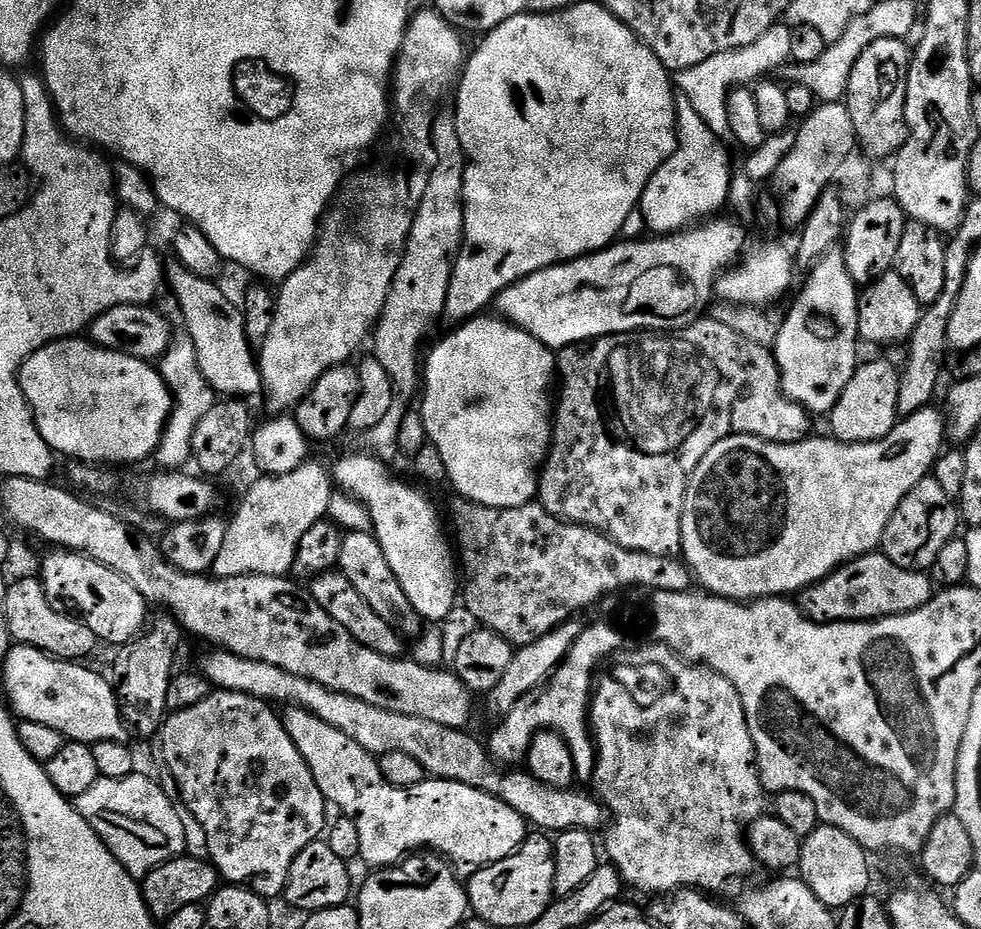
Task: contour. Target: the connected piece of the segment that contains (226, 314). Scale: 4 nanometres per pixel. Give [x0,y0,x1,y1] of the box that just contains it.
[168,262,261,398]

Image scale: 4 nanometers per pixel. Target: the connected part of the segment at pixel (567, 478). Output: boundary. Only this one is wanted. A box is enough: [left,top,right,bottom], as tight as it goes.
[538,318,813,557]

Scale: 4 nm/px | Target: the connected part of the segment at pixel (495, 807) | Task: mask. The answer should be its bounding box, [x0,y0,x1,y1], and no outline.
[282,706,530,878]

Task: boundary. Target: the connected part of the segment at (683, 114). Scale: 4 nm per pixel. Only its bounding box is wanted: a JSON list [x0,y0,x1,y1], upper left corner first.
[638,95,734,236]

